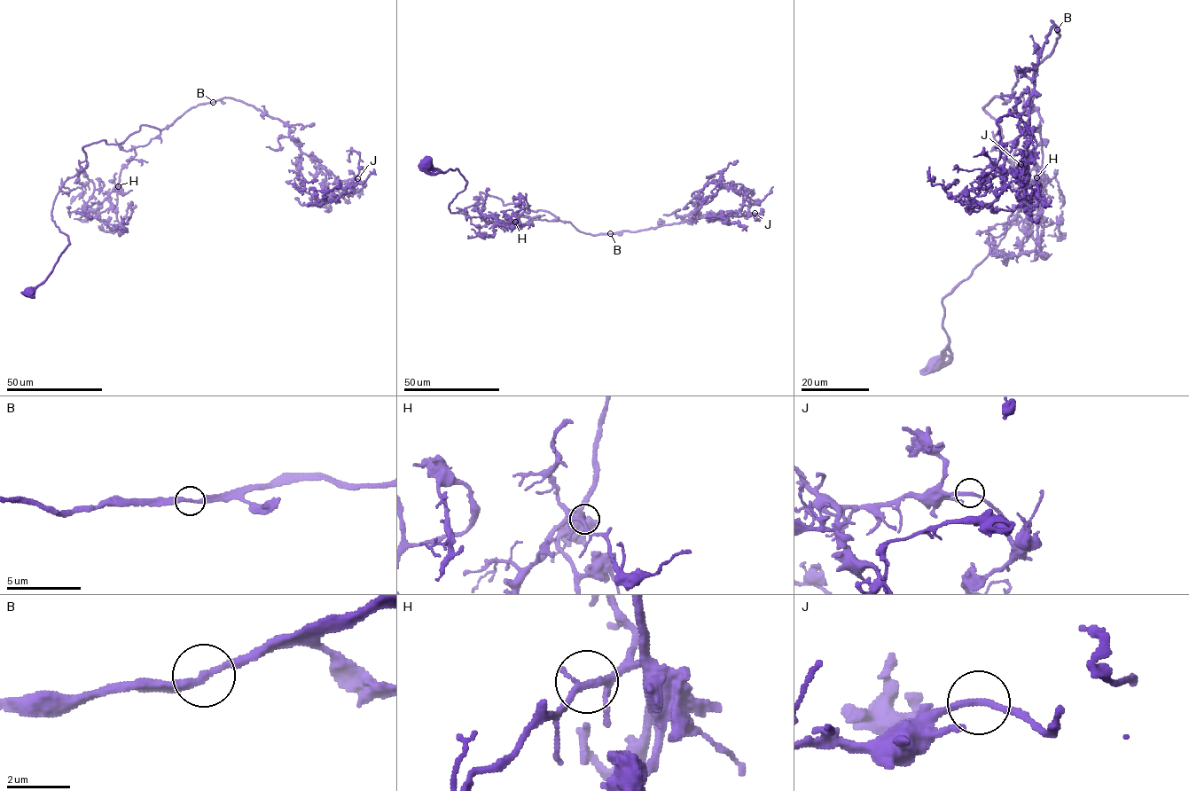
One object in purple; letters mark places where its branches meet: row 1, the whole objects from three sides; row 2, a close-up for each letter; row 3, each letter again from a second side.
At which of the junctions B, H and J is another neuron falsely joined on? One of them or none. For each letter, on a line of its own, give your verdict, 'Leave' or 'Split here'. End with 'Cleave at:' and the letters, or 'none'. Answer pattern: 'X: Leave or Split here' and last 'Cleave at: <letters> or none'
B: Leave
H: Leave
J: Leave
Cleave at: none

